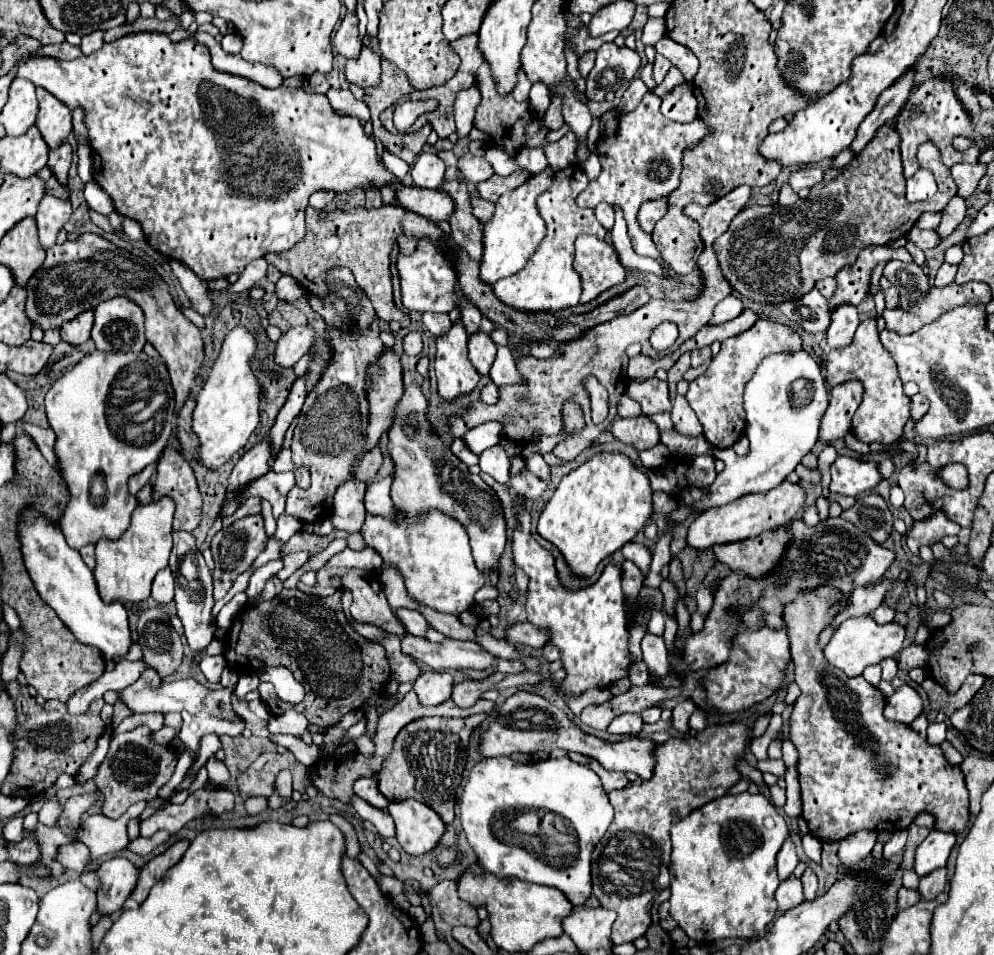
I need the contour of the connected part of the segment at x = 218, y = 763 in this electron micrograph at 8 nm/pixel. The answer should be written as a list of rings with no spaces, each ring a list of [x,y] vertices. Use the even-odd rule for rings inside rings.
[[[215,756],[208,759],[206,763],[208,778],[218,785],[223,785],[230,779],[230,773],[221,760],[218,760]]]

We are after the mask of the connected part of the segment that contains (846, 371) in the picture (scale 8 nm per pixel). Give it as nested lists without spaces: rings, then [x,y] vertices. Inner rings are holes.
[[[865,319],[855,331],[851,345],[833,349],[827,357],[827,381],[829,385],[837,385],[849,379],[859,379],[865,387],[863,401],[853,417],[851,431],[865,443],[875,440],[897,440],[903,433],[906,422],[910,419],[910,397],[903,395],[901,379],[897,371],[897,363],[891,359],[889,351],[881,345],[877,333],[877,321]]]

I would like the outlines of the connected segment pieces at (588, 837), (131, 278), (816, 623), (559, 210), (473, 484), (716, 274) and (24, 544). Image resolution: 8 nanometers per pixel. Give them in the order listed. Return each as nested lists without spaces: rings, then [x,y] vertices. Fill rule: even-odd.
[[[489,757],[481,763],[477,763],[471,769],[469,783],[463,789],[461,795],[461,825],[467,835],[469,845],[473,847],[481,867],[485,867],[491,875],[499,879],[521,879],[521,881],[531,881],[539,885],[549,885],[565,893],[565,897],[573,905],[583,905],[591,897],[591,853],[599,839],[605,835],[607,827],[611,825],[615,817],[615,811],[609,803],[609,797],[601,785],[599,775],[589,769],[587,765],[579,765],[571,761],[569,757],[559,757],[559,759],[545,759],[545,761],[535,761],[535,763],[515,763],[509,757]],[[529,809],[543,809],[543,811],[555,811],[555,815],[563,815],[567,823],[571,823],[571,829],[577,833],[577,851],[567,851],[567,861],[545,861],[539,859],[535,853],[529,853],[523,849],[515,839],[517,829],[511,829],[511,819],[515,815],[521,815]]]
[[[85,233],[77,241],[67,241],[47,249],[47,259],[35,277],[29,279],[27,293],[27,315],[45,331],[61,327],[61,323],[77,317],[81,311],[105,301],[107,293],[127,295],[131,301],[139,303],[145,313],[145,337],[165,359],[175,389],[177,411],[181,411],[203,365],[205,347],[199,329],[175,307],[169,287],[149,263],[125,249],[119,249],[101,235]]]
[[[819,591],[819,595],[803,595],[803,599],[795,599],[795,603],[791,603],[791,607],[787,607],[787,635],[789,635],[791,659],[795,663],[795,681],[801,687],[801,695],[795,701],[795,707],[793,707],[791,719],[789,719],[789,739],[799,751],[797,771],[799,771],[799,783],[801,783],[803,819],[807,821],[811,833],[817,839],[823,839],[823,841],[841,841],[847,835],[851,835],[855,831],[861,831],[861,829],[867,829],[867,831],[881,831],[881,829],[883,831],[901,831],[901,829],[907,829],[919,813],[931,813],[935,817],[935,827],[939,831],[951,831],[951,833],[965,831],[967,823],[969,823],[969,791],[967,791],[967,785],[965,785],[965,775],[961,773],[959,765],[951,765],[945,759],[945,755],[943,755],[939,745],[927,743],[927,739],[923,739],[919,733],[915,733],[909,725],[887,719],[883,715],[883,711],[885,711],[885,695],[877,687],[867,683],[863,677],[847,677],[847,675],[843,675],[843,671],[835,671],[835,667],[831,667],[823,659],[823,651],[817,647],[817,637],[827,627],[827,623],[835,617],[835,613],[841,611],[843,605],[847,605],[847,601],[849,599],[843,599],[843,595],[835,595],[835,591]]]
[[[571,165],[557,173],[555,187],[551,191],[545,191],[539,197],[539,213],[543,215],[547,223],[547,239],[543,239],[543,247],[531,257],[531,263],[527,267],[511,277],[499,279],[493,285],[495,295],[517,309],[523,311],[557,311],[563,307],[573,307],[579,303],[579,297],[583,293],[581,287],[581,275],[573,269],[573,257],[575,257],[575,239],[581,233],[595,235],[599,239],[607,237],[605,227],[597,221],[593,209],[581,209],[577,207],[575,199],[577,195],[589,185],[587,175],[579,165]]]
[[[417,385],[405,387],[399,403],[399,415],[395,415],[395,423],[389,431],[389,453],[395,461],[395,483],[391,487],[395,509],[407,519],[417,519],[431,509],[441,509],[445,515],[457,519],[463,523],[469,535],[473,559],[479,571],[483,575],[499,575],[501,555],[507,545],[507,521],[499,497],[479,475],[471,475],[467,465],[461,463],[447,447],[443,447],[441,439],[431,433],[427,425],[413,425],[423,421],[421,417],[425,417],[425,405],[425,397]]]
[[[707,247],[703,251],[703,255],[699,255],[699,267],[701,267],[703,277],[705,277],[705,289],[703,289],[703,293],[697,301],[689,303],[689,301],[659,301],[659,299],[653,299],[651,303],[643,305],[639,311],[633,311],[631,315],[621,315],[613,321],[595,325],[593,329],[583,331],[581,337],[559,343],[559,353],[555,353],[549,359],[537,359],[533,355],[517,357],[517,369],[521,373],[521,377],[527,379],[527,381],[517,383],[517,385],[499,387],[499,401],[495,405],[475,401],[467,409],[463,409],[461,415],[451,415],[447,419],[449,433],[453,437],[461,437],[465,433],[465,429],[477,427],[477,425],[487,423],[487,421],[497,421],[497,423],[503,425],[501,437],[505,437],[513,445],[525,445],[533,439],[533,435],[561,433],[561,429],[563,429],[561,405],[563,405],[565,399],[575,399],[583,407],[587,427],[581,433],[567,437],[567,441],[557,443],[555,449],[553,449],[555,457],[559,457],[561,461],[565,461],[565,463],[573,461],[585,447],[595,443],[599,433],[601,433],[601,427],[591,421],[589,395],[585,391],[583,379],[593,375],[609,391],[609,417],[607,417],[607,425],[609,425],[615,419],[617,403],[625,395],[625,387],[629,385],[629,377],[627,377],[627,371],[625,371],[627,369],[627,353],[625,351],[627,351],[629,343],[647,343],[653,327],[657,327],[661,321],[673,321],[679,327],[677,345],[683,345],[687,339],[691,339],[707,323],[707,319],[713,315],[715,305],[731,293],[731,285],[721,275],[719,263],[715,259],[715,251],[711,247]],[[517,397],[523,397],[525,403],[517,403]]]
[[[25,511],[21,517],[21,531],[21,551],[25,555],[25,565],[43,601],[55,609],[59,619],[81,643],[97,647],[105,659],[125,659],[133,639],[123,603],[105,603],[101,599],[93,571],[85,565],[79,551],[67,545],[61,529],[55,523],[45,521],[37,511]]]

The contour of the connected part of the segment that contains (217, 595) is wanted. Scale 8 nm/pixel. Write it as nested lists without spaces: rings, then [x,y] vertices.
[[[247,515],[245,519],[235,521],[231,527],[221,527],[221,531],[217,531],[217,535],[211,541],[211,551],[215,557],[215,569],[213,569],[213,599],[219,601],[221,597],[225,597],[225,593],[231,589],[233,581],[237,575],[245,573],[251,563],[257,559],[257,555],[261,551],[265,551],[267,547],[267,533],[265,533],[265,521],[263,515]]]

